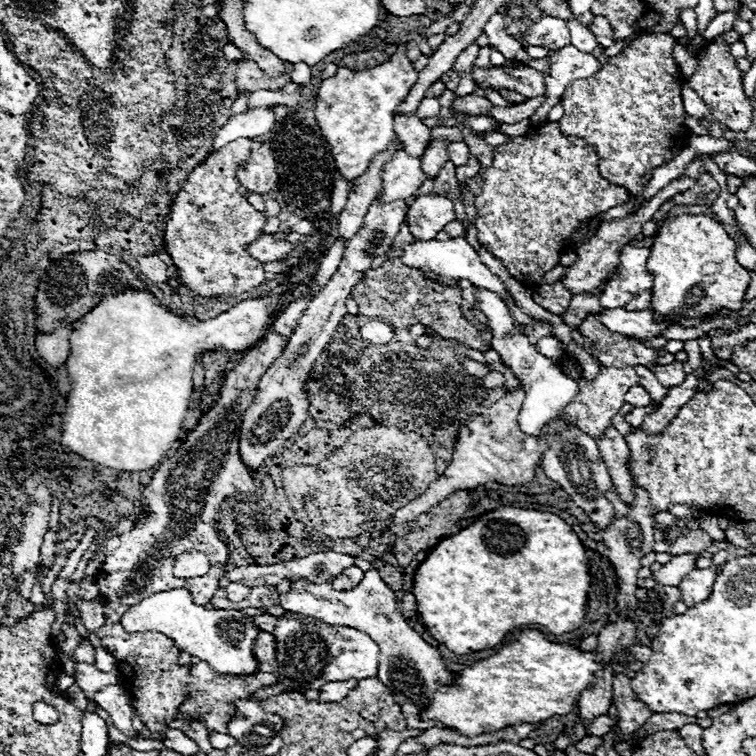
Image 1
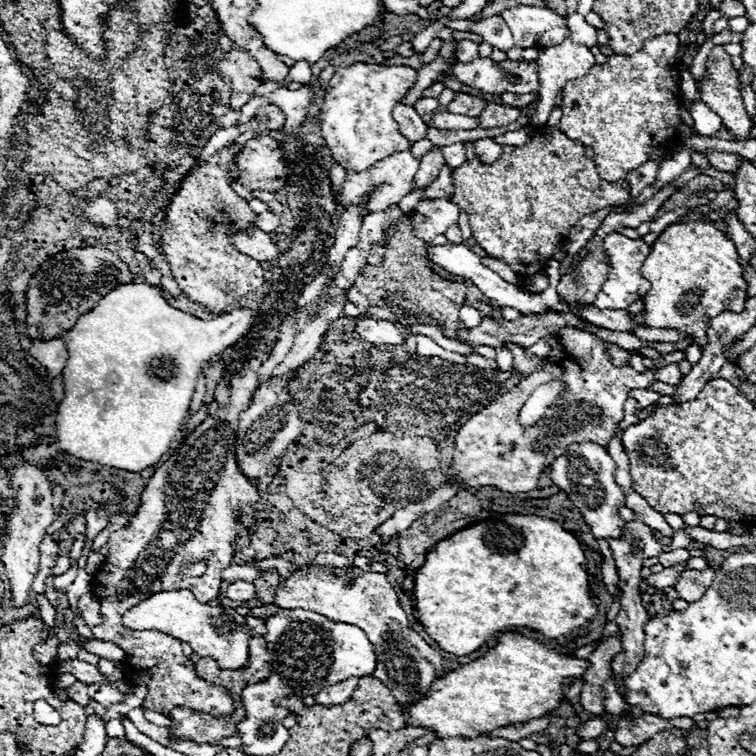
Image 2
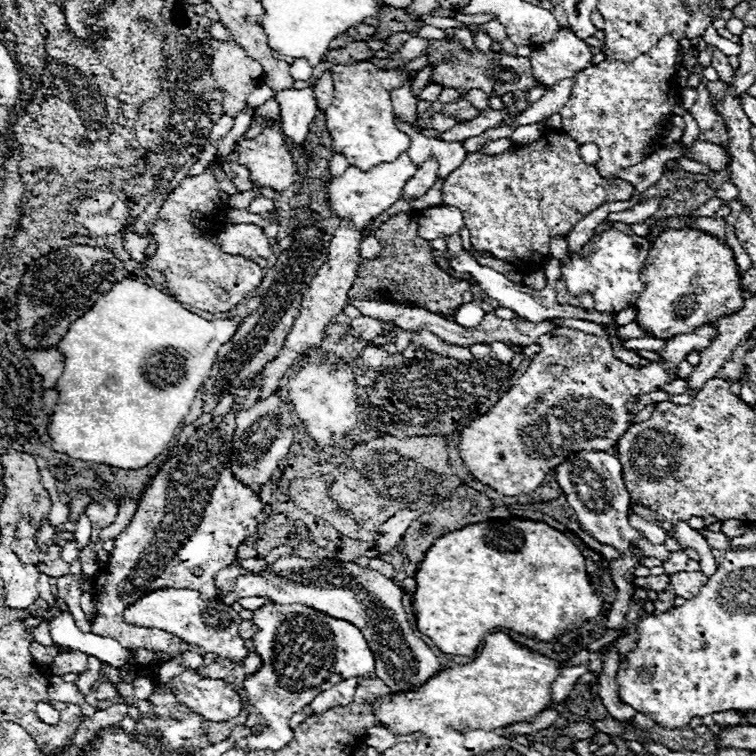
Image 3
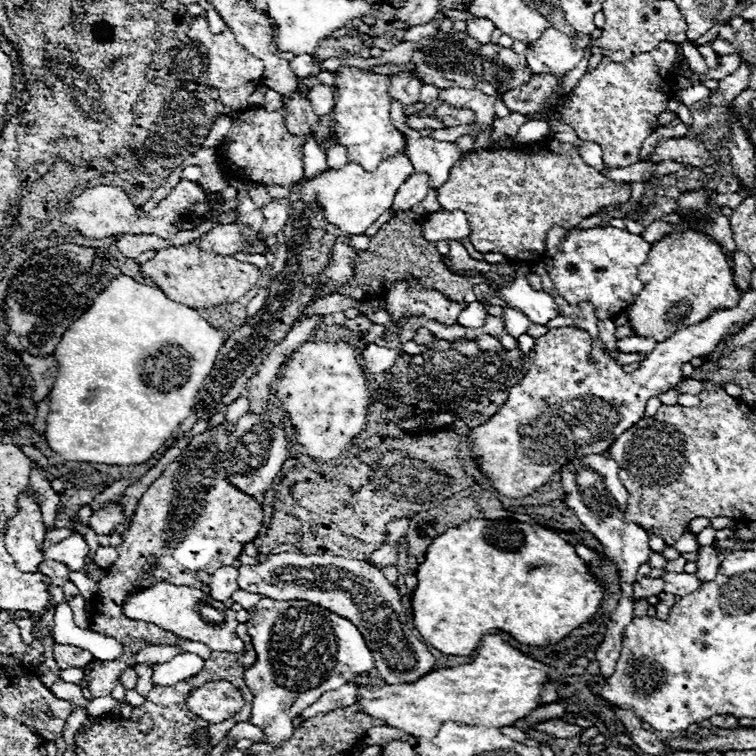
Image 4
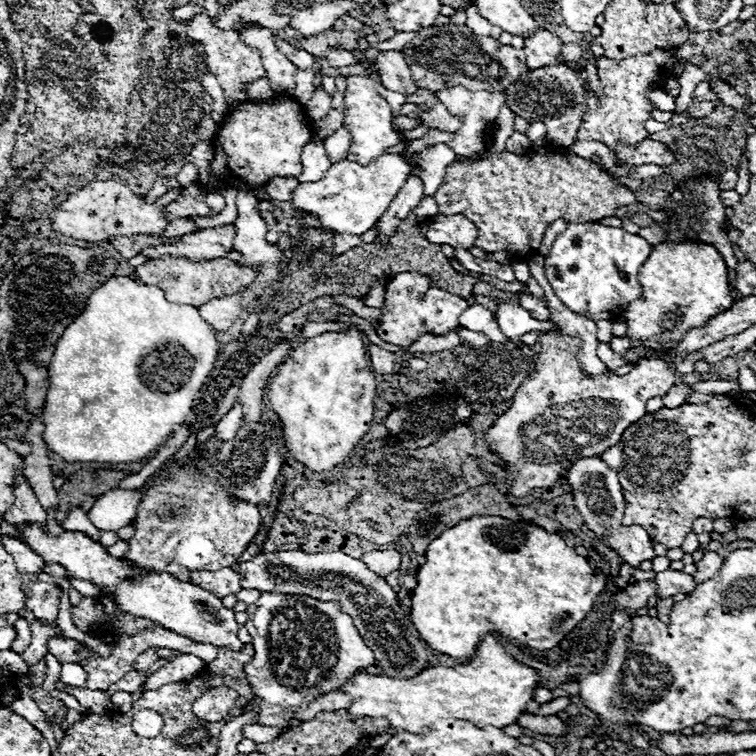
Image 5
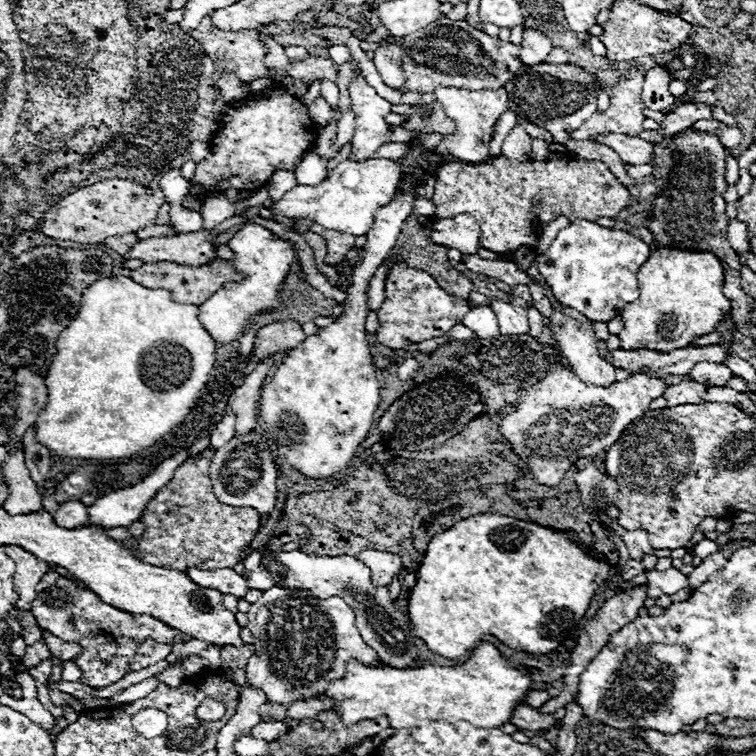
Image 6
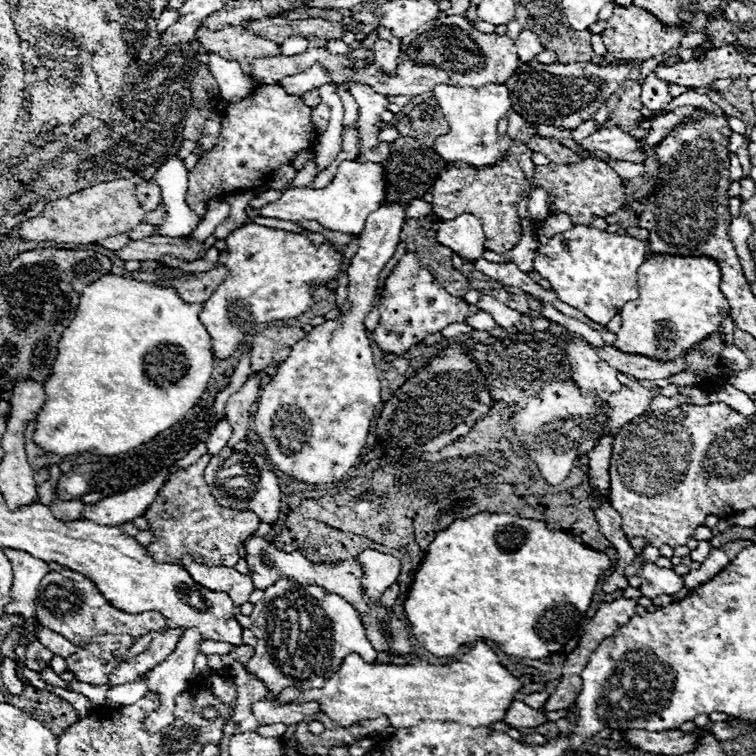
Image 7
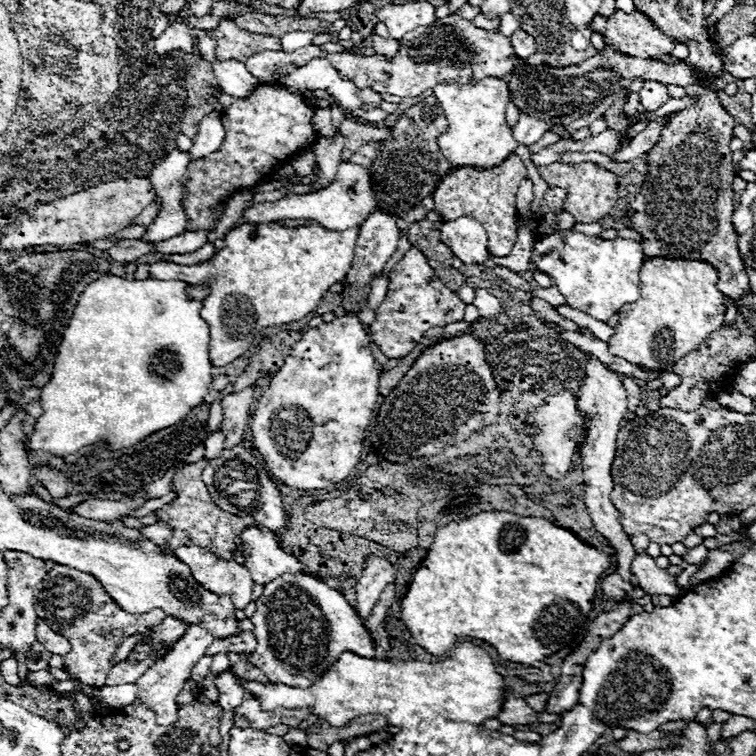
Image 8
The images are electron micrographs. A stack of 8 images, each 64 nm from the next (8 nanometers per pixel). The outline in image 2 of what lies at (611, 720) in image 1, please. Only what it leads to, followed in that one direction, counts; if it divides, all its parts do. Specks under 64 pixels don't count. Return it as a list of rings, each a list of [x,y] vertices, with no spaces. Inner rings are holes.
[[[592,718],[586,720],[580,728],[578,728],[578,736],[580,738],[598,738],[600,734],[606,732],[606,720],[604,718]]]

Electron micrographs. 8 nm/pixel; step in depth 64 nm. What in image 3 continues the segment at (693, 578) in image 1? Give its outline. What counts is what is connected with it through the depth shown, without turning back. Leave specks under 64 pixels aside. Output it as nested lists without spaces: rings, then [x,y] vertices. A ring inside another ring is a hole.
[[[676,572],[672,574],[668,590],[684,600],[690,600],[700,592],[700,588],[706,582],[708,582],[708,576],[704,576],[702,572]]]

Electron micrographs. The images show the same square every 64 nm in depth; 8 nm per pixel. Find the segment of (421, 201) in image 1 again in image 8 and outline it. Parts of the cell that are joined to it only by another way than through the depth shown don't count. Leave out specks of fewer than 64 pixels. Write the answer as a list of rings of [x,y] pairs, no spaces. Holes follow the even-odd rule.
[[[460,216],[456,220],[442,222],[440,240],[450,246],[454,256],[464,264],[482,264],[488,258],[486,230],[472,216]]]

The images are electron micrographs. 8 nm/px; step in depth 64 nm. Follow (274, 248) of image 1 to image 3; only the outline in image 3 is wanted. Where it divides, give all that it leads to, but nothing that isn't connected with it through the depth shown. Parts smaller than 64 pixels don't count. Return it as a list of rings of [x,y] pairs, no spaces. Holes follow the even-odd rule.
[[[226,224],[218,234],[222,250],[248,258],[270,258],[272,246],[268,236],[256,224]]]

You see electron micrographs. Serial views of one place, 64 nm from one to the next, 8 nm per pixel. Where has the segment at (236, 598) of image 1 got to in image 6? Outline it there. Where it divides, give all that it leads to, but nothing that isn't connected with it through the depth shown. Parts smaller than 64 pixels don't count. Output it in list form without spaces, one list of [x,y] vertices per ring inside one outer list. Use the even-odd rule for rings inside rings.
[[[268,548],[252,550],[248,558],[244,558],[244,578],[248,588],[270,590],[272,586],[292,588],[292,590],[310,590],[318,594],[318,598],[342,596],[342,600],[354,610],[356,628],[360,630],[364,642],[376,650],[382,664],[390,668],[414,668],[420,664],[420,650],[412,642],[412,622],[404,616],[398,606],[390,600],[388,586],[374,586],[370,576],[372,572],[354,556],[310,556],[300,550],[292,552],[272,552]]]

